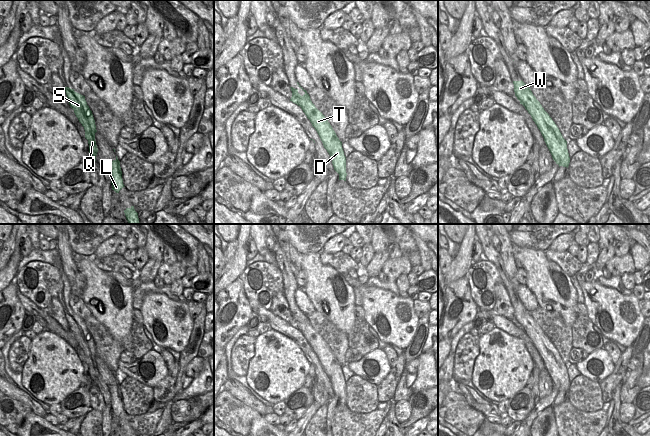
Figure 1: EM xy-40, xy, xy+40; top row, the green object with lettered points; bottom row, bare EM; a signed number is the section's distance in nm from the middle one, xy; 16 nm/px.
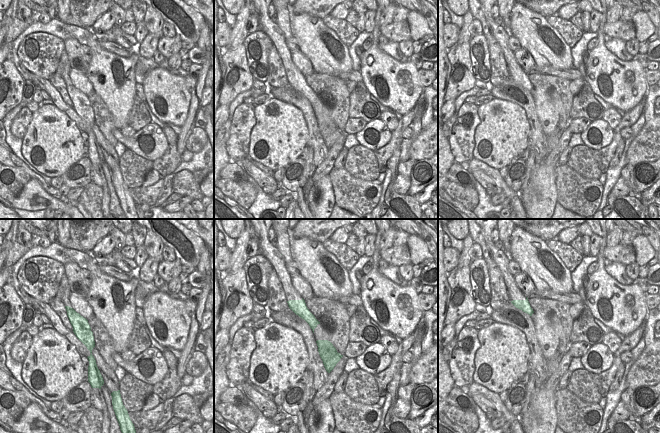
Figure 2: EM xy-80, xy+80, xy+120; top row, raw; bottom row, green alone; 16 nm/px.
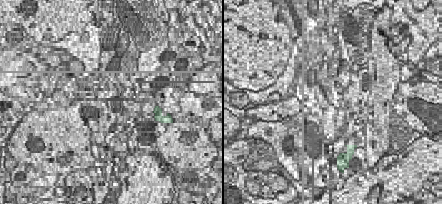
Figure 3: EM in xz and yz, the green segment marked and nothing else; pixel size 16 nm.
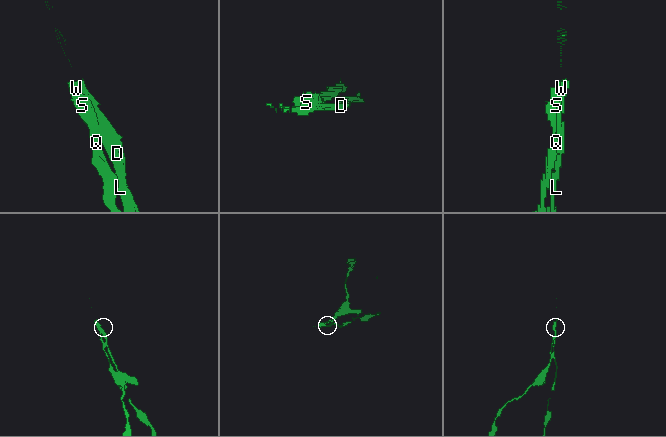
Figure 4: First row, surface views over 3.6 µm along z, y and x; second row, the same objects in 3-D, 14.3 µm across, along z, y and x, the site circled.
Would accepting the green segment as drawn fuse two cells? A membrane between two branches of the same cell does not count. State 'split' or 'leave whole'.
split

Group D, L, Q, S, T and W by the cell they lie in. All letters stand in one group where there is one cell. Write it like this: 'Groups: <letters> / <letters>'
Groups: D L T W / Q S.

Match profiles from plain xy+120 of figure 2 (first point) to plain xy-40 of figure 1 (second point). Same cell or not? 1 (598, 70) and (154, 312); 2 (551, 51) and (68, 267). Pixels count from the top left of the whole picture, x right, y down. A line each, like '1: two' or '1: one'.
1: one
2: two

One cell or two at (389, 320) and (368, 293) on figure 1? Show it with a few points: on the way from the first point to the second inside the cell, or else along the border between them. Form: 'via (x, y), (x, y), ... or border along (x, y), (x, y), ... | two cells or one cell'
via (387, 313), (375, 300) | one cell

